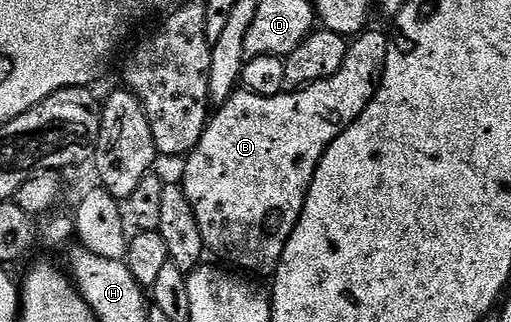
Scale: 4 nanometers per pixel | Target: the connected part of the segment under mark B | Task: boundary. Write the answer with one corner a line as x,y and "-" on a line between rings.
366,30
347,47
344,66
340,66
336,74
296,92
283,90
279,96
258,96
236,90
228,102
217,105
200,142
185,157
186,169
182,172
180,187
196,214
203,245
220,259
227,260
222,262
235,264
230,266
246,274
255,272
258,276
273,277
284,246
300,218
306,191
310,189
322,155
347,126
360,118
370,99
378,93
389,45
387,33

